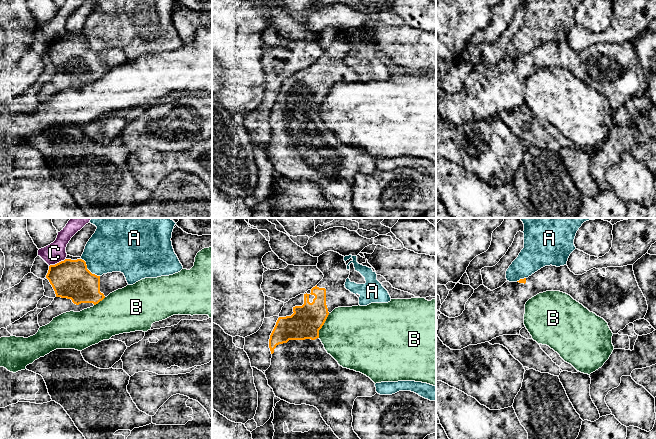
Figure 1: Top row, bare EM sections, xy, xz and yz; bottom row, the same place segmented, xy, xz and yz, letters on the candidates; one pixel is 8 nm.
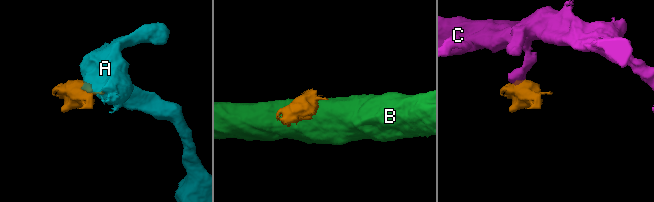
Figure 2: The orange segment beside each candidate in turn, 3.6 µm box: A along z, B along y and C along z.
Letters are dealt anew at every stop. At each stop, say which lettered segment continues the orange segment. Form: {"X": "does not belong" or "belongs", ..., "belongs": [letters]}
{"A": "does not belong", "B": "does not belong", "C": "does not belong", "belongs": []}

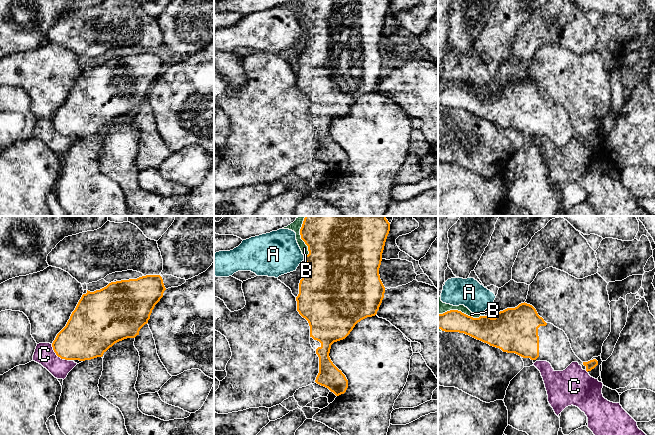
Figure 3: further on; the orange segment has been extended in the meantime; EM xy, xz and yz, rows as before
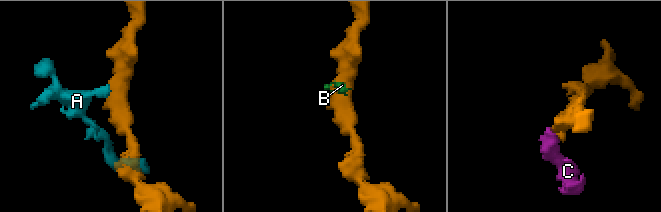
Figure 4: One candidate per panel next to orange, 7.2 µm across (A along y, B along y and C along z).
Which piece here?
{"A": "does not belong", "B": "does not belong", "C": "does not belong", "belongs": []}

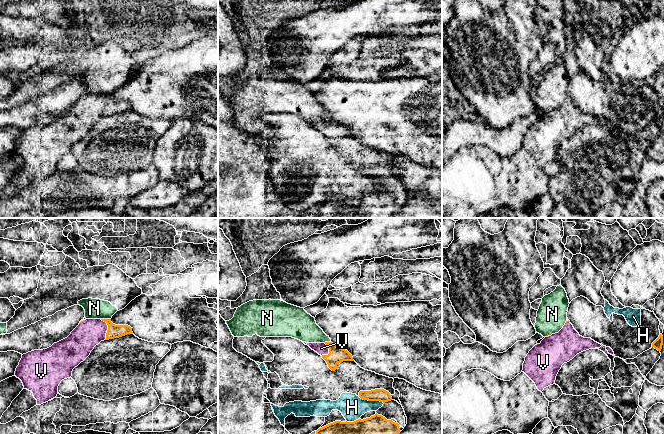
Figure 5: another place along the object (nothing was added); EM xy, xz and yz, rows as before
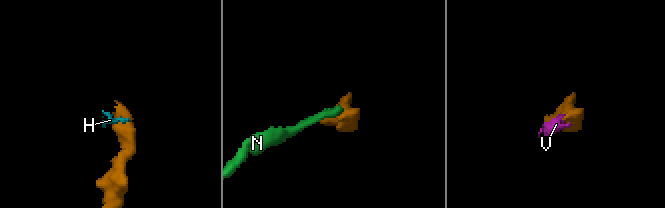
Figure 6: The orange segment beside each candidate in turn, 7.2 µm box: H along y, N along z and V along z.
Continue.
{"H": "does not belong", "N": "does not belong", "V": "belongs", "belongs": ["V"]}

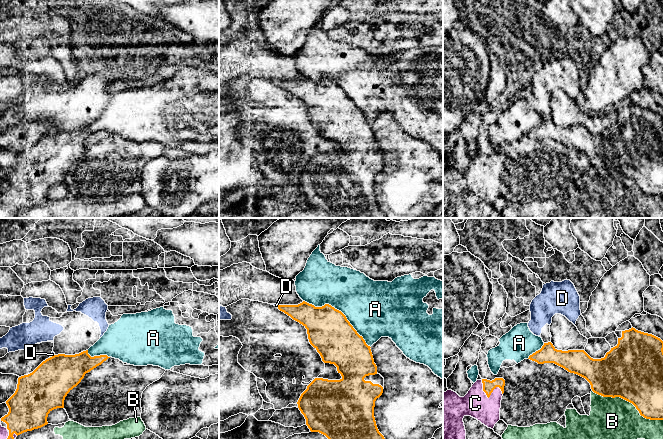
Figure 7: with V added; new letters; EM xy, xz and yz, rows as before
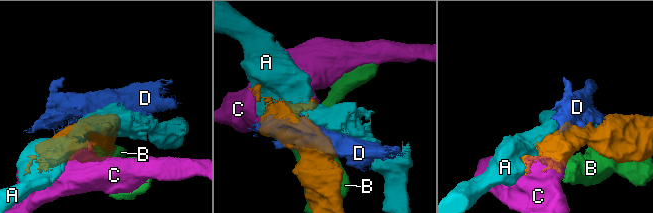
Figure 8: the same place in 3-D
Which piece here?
{"A": "does not belong", "B": "does not belong", "C": "belongs", "D": "does not belong", "belongs": ["C"]}

